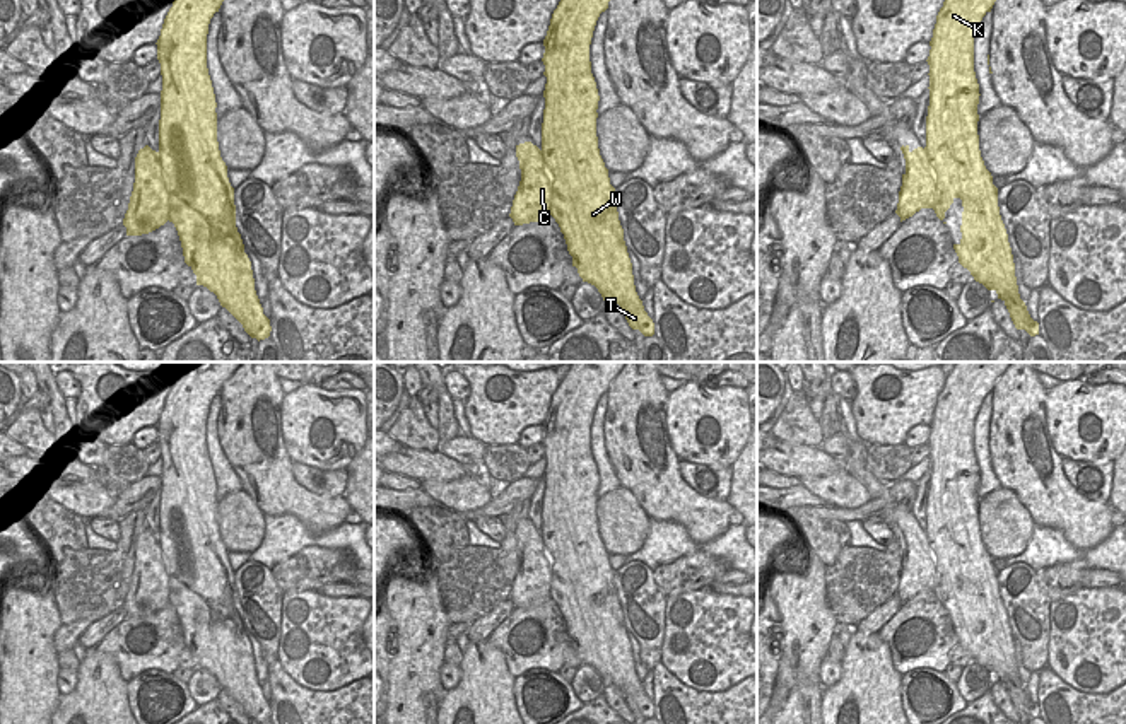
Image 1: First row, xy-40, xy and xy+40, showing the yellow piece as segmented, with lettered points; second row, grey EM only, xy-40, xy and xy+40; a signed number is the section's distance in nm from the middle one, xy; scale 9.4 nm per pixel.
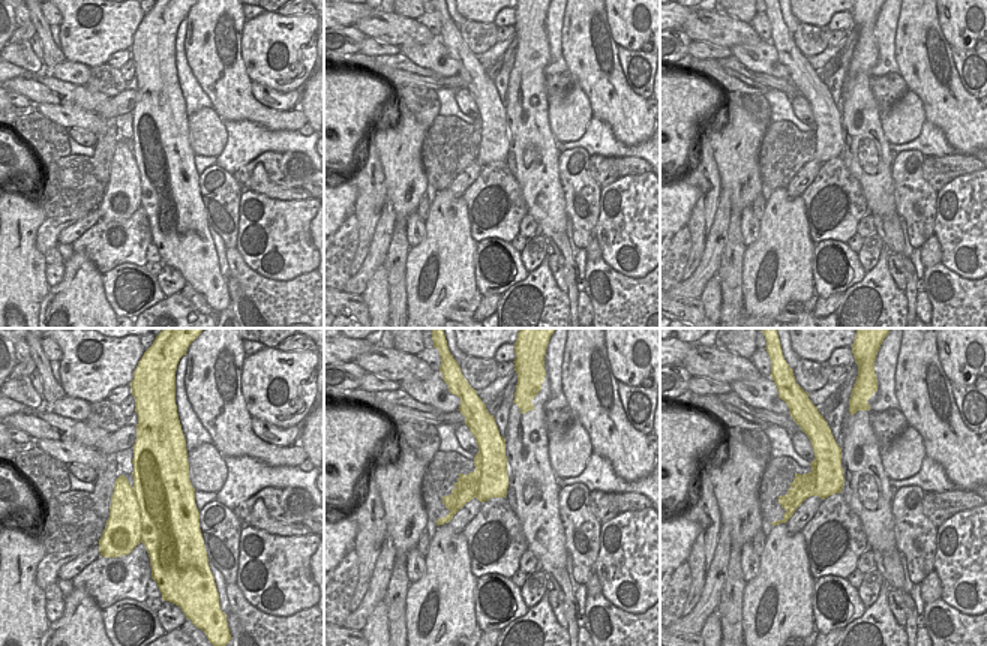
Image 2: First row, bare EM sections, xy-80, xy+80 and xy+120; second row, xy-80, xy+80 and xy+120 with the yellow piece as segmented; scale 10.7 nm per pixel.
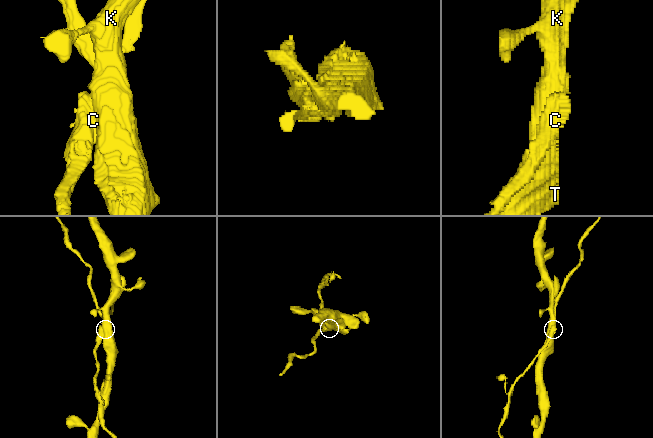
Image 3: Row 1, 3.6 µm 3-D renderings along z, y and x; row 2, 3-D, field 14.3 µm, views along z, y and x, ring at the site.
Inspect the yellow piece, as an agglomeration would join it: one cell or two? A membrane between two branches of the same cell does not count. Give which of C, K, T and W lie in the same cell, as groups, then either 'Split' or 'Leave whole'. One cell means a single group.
Groups: C / K T W. Split.

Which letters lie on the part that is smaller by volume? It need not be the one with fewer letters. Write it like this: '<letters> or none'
C

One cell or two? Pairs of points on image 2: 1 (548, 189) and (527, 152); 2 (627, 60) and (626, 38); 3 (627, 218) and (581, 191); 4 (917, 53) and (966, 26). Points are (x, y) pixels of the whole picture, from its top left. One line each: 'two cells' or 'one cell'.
1: two cells
2: two cells
3: two cells
4: one cell

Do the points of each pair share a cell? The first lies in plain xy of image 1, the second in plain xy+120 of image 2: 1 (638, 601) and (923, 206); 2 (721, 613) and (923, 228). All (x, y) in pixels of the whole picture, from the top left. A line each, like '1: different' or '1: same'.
1: same
2: different

